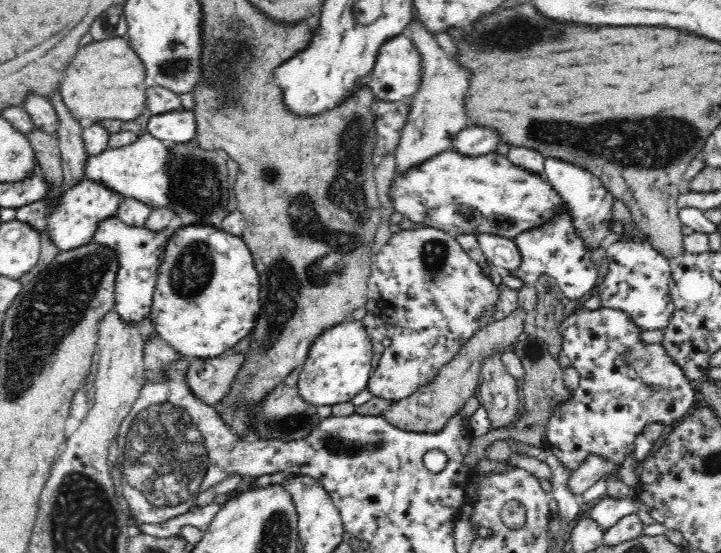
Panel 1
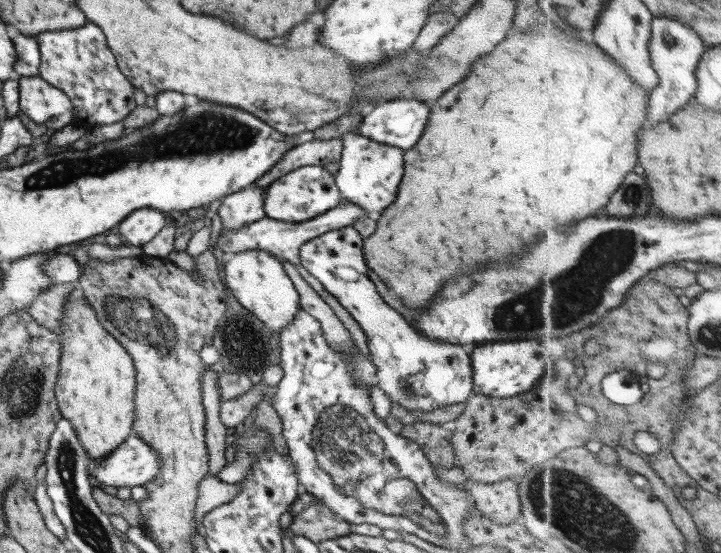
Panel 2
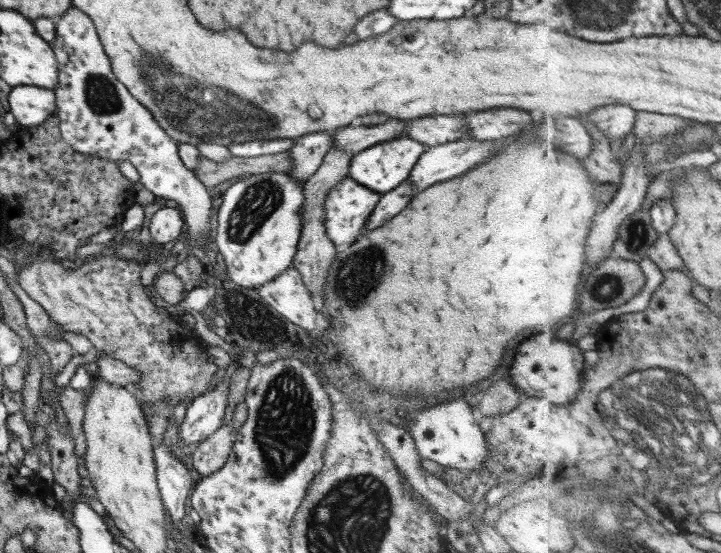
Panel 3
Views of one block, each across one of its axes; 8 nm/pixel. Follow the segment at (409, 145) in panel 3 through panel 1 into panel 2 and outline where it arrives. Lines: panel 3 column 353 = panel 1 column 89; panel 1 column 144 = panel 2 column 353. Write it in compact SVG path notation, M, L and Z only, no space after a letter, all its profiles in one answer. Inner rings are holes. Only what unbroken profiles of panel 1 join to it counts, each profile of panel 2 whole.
M353 132L341 137L344 150L339 158L340 167L335 175L336 186L346 196L348 203L358 205L368 216L380 216L394 200L404 172L404 151L399 147L374 142Z

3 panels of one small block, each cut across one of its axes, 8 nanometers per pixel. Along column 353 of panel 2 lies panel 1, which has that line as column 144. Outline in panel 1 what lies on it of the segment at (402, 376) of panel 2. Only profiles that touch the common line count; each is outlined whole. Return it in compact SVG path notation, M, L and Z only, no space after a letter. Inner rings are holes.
M111 217L100 222L98 230L94 232L93 242L115 250L115 255L119 259L119 271L115 278L114 309L124 321L137 325L149 316L158 269L164 258L165 246L174 231L174 228L166 227L159 232L153 232L145 227L128 226L117 217Z

